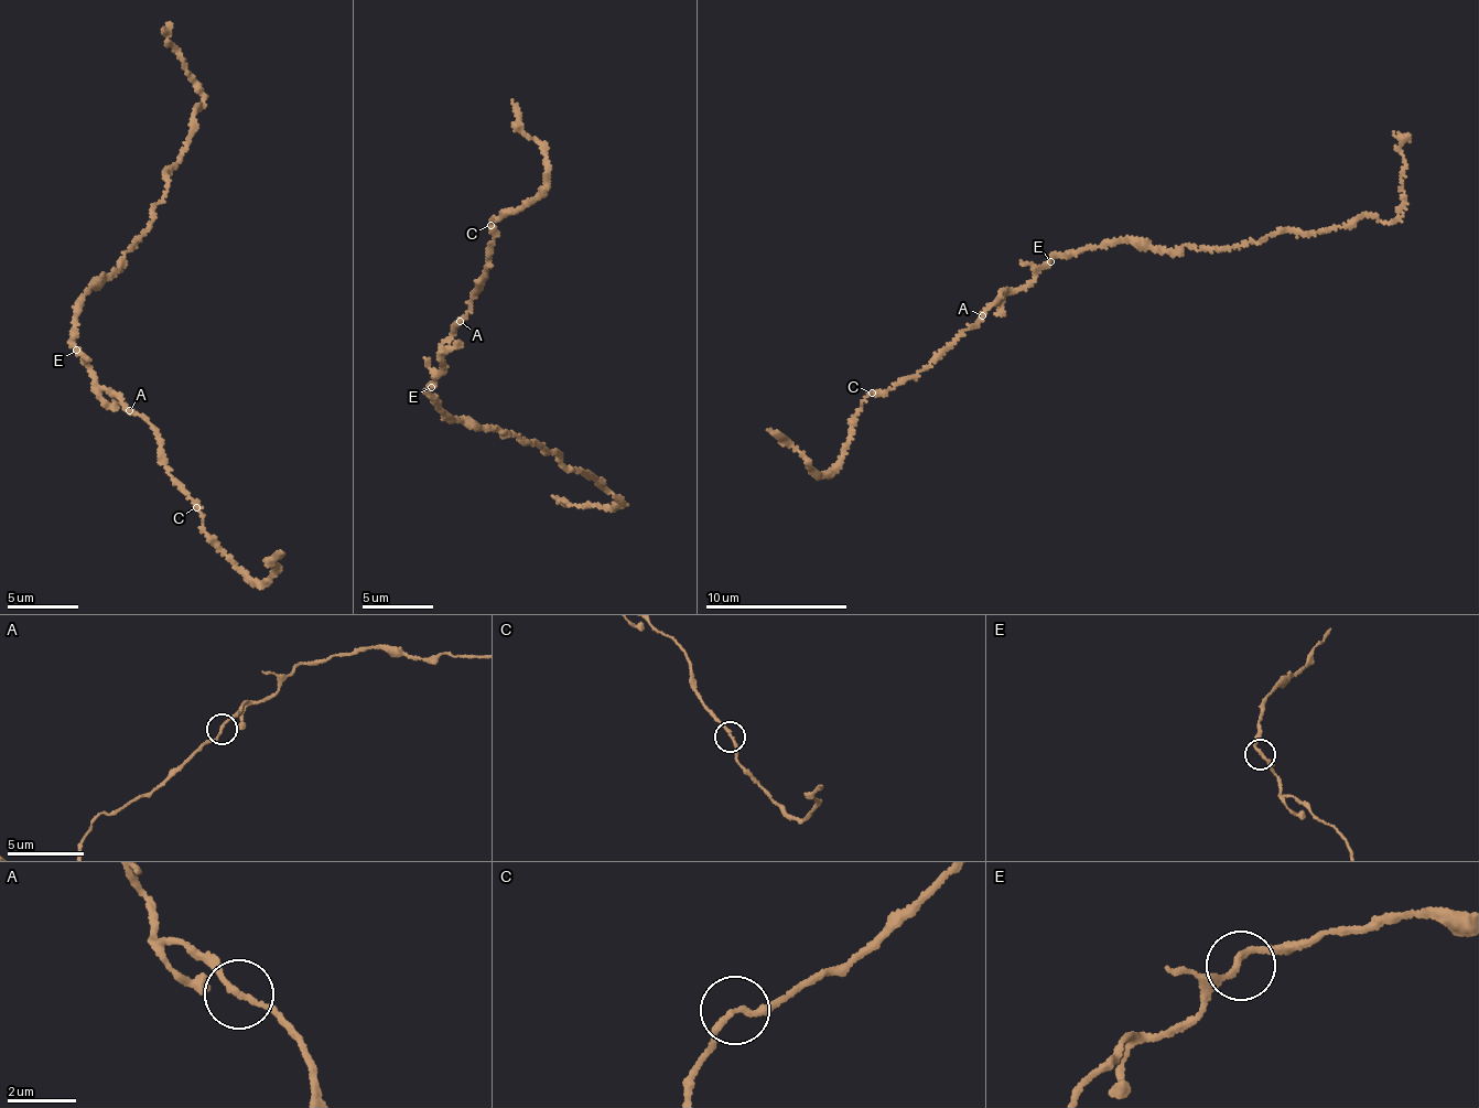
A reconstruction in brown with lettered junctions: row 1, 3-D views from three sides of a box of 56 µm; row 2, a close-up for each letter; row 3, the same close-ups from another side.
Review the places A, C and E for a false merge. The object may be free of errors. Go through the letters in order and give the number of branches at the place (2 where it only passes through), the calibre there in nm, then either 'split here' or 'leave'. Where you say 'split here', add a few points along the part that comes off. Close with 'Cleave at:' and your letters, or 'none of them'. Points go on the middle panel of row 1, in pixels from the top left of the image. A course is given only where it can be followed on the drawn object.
A: 2 branches meet; 160 nm thick; leave
C: 2 branches meet; 180 nm thick; leave
E: 2 branches meet; 180 nm thick; leave
Cleave at: none of them

